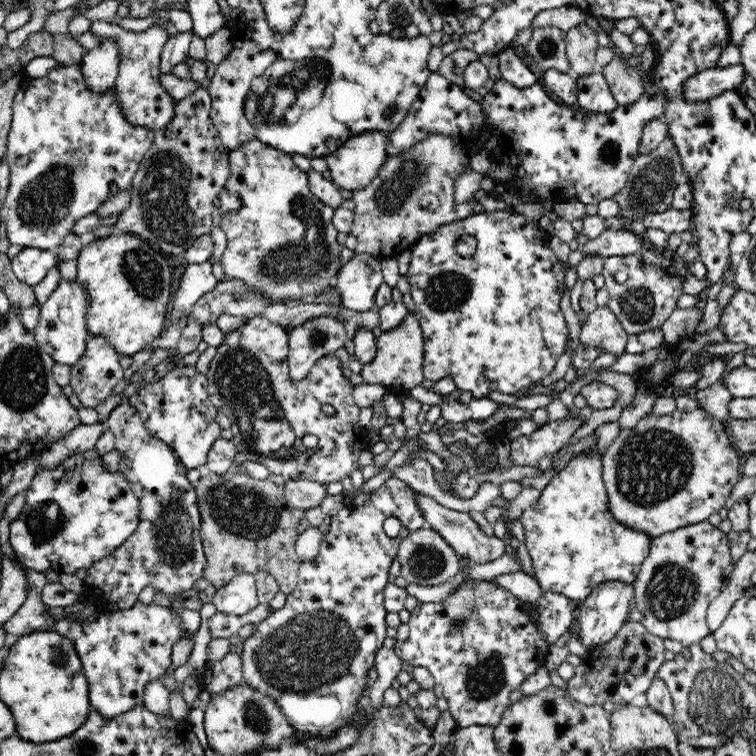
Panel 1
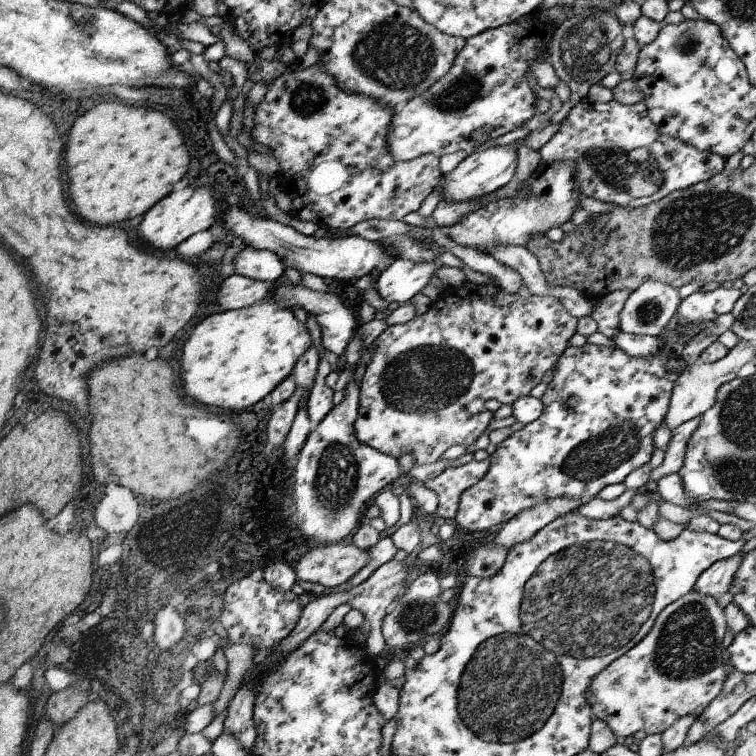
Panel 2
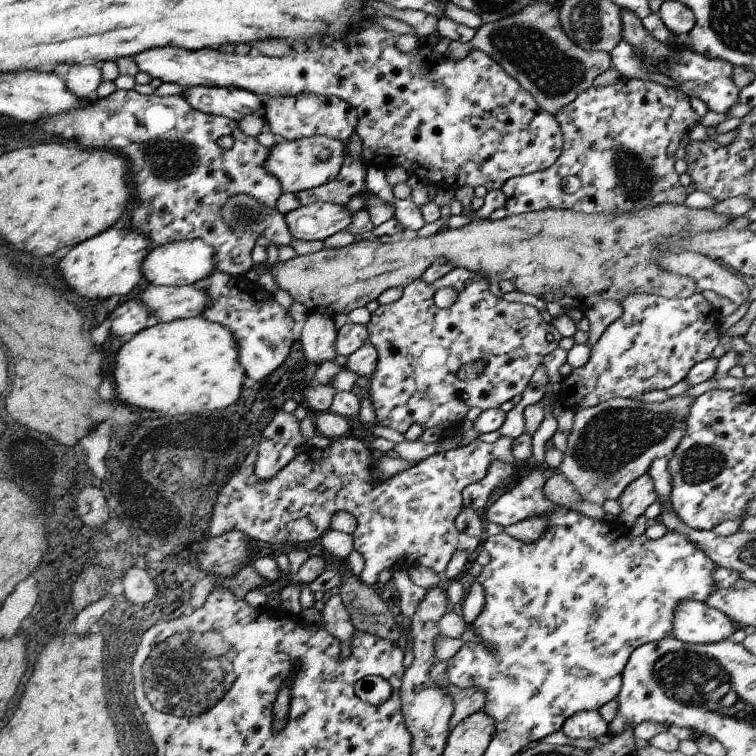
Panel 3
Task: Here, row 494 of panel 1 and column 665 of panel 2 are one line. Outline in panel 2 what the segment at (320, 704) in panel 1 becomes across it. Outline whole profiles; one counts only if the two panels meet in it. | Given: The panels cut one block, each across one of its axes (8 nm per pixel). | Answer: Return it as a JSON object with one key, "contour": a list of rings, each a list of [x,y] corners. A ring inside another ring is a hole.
{"contour":[[[585,343],[580,347],[568,345],[556,361],[552,381],[547,385],[546,391],[540,399],[543,404],[542,414],[531,423],[525,424],[521,430],[513,432],[511,436],[497,444],[496,451],[487,459],[489,467],[486,474],[478,482],[470,486],[469,489],[462,490],[461,497],[459,498],[459,509],[453,522],[460,530],[465,532],[477,530],[484,532],[484,530],[492,528],[492,526],[507,523],[518,513],[532,508],[536,503],[548,501],[554,497],[568,497],[578,499],[584,504],[594,499],[598,492],[609,484],[624,482],[624,478],[630,472],[640,468],[640,466],[644,466],[652,458],[652,453],[655,450],[655,445],[653,444],[654,431],[662,424],[668,412],[675,380],[678,380],[678,377],[681,375],[681,373],[672,372],[666,367],[666,362],[672,357],[671,349],[668,348],[656,356],[633,357],[626,354],[620,347],[593,345],[590,343]],[[570,398],[580,398],[580,402],[576,406],[569,406],[568,400]]]}

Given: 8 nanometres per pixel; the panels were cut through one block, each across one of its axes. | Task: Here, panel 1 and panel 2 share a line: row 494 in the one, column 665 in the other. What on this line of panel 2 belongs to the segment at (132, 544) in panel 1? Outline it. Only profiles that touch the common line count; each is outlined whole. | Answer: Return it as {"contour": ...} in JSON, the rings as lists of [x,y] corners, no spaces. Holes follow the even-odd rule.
{"contour":[[[588,97],[578,101],[562,121],[558,131],[539,149],[544,163],[572,161],[575,163],[575,177],[584,196],[591,196],[616,207],[646,206],[671,192],[688,188],[693,184],[711,179],[725,170],[726,159],[710,151],[701,151],[678,138],[662,134],[650,120],[643,101],[632,105],[620,104],[616,99],[606,103],[591,102]]]}

